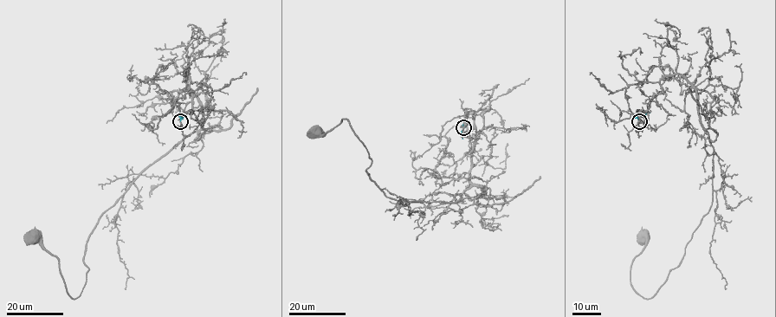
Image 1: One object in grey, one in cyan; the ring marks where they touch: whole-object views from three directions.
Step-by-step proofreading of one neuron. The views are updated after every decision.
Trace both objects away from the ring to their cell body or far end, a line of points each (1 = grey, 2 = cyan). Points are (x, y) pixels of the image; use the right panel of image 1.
1: (639, 121), (660, 80), (681, 74), (713, 148), (708, 211), (646, 299), (630, 279), (645, 237)
2: (639, 121), (639, 117), (649, 112)

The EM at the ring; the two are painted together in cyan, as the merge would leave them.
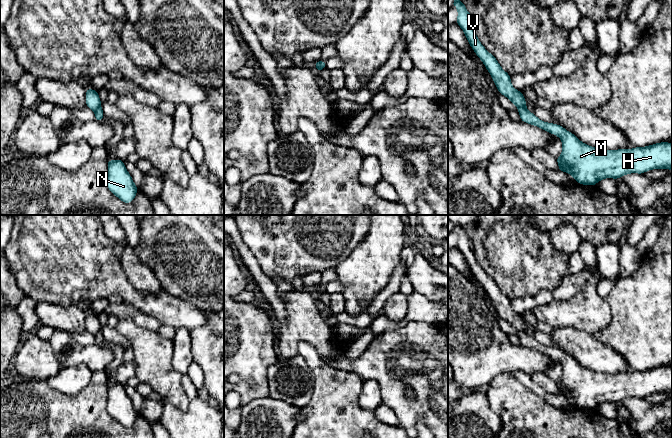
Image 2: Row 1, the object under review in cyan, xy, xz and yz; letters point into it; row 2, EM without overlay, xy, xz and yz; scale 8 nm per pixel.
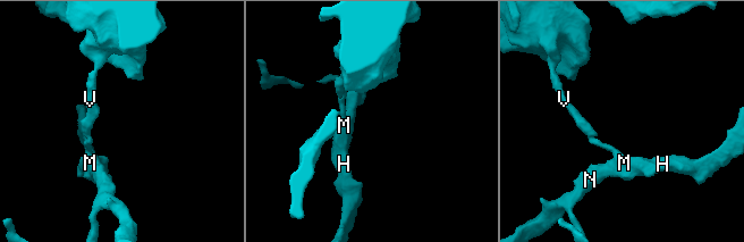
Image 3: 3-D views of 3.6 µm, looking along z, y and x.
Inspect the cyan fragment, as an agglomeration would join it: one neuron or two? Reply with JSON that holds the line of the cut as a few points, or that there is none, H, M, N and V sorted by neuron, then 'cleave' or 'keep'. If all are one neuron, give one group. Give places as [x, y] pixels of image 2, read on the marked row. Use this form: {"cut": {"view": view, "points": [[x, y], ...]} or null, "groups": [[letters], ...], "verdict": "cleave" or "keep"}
{"cut": {"view": "yz", "points": [[518, 107], [525, 108]]}, "groups": [["H", "M", "N"], ["V"]], "verdict": "cleave"}

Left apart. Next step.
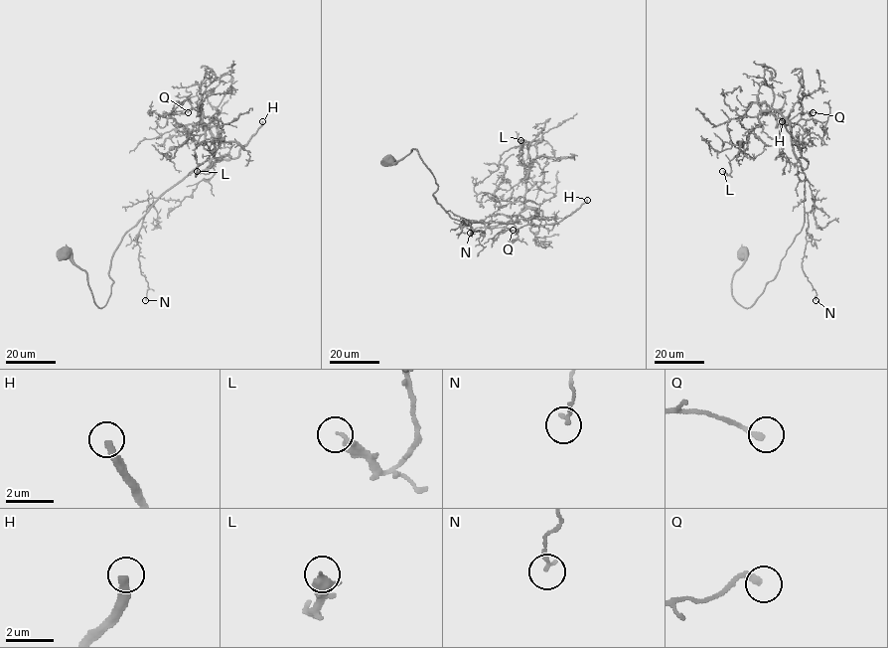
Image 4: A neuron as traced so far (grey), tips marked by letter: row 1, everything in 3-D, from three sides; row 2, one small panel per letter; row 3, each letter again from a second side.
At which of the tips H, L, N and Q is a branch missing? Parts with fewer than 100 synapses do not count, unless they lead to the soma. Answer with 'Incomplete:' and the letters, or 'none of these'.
Incomplete: H

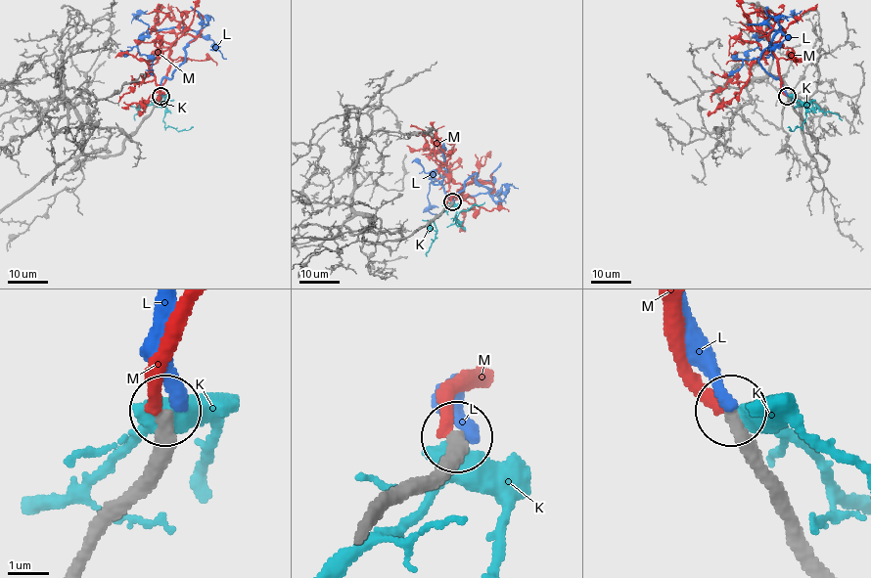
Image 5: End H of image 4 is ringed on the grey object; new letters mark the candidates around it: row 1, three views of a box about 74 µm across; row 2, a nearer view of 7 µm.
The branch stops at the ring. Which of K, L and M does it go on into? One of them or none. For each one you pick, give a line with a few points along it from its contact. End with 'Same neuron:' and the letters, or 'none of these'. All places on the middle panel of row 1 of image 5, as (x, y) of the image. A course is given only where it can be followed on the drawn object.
Same neuron: none of these

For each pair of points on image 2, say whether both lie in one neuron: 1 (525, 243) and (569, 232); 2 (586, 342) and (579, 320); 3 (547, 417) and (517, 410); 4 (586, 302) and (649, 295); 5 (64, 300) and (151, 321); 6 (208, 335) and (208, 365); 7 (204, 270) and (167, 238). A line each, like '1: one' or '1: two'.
1: two
2: two
3: one
4: two
5: two
6: one
7: one

